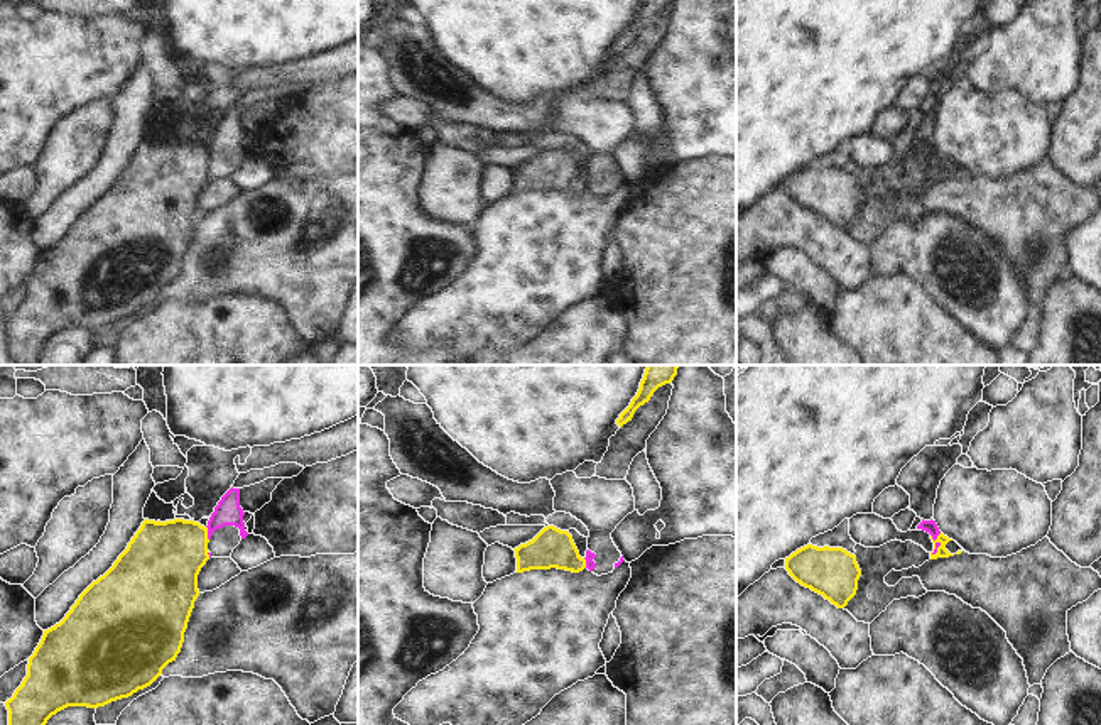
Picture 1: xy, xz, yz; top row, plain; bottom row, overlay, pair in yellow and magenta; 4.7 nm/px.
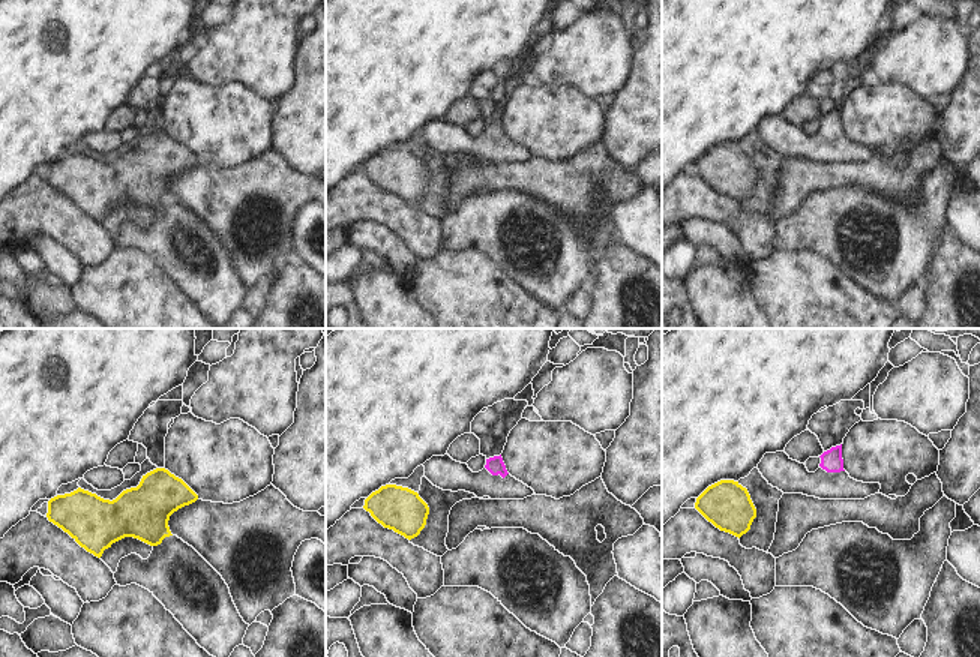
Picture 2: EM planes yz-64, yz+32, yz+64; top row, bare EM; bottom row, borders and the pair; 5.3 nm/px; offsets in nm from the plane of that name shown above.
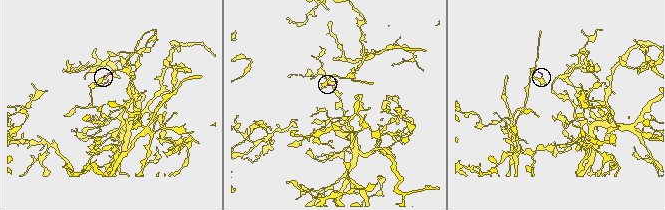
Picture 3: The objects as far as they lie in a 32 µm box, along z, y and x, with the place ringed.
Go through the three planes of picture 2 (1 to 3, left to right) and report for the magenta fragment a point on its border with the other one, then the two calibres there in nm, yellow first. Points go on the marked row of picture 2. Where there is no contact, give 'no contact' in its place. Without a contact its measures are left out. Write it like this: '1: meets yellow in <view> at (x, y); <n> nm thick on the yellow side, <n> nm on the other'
1: no contact
2: no contact
3: no contact

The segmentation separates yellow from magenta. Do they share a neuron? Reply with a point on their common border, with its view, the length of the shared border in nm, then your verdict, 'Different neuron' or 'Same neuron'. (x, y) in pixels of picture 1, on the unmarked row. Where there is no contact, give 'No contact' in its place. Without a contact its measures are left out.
Touches yellow at xy (206, 154). Shared border 70 nm. Different neuron.

